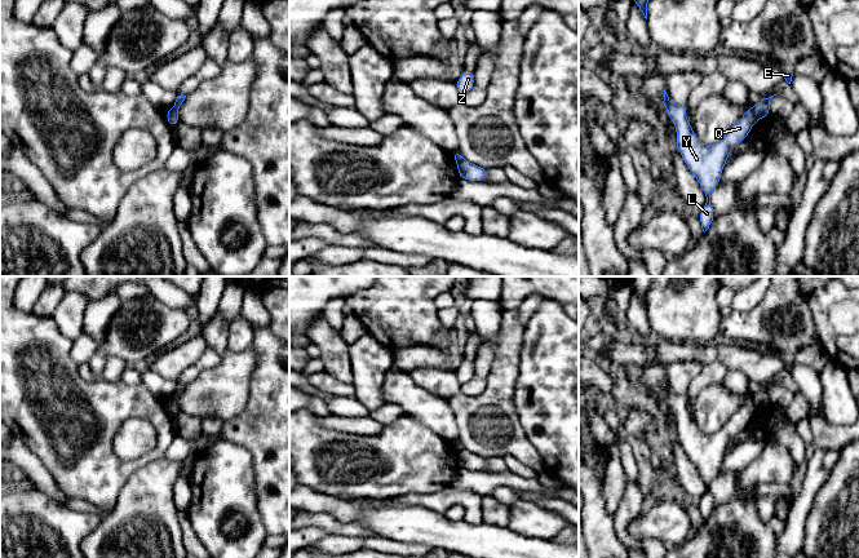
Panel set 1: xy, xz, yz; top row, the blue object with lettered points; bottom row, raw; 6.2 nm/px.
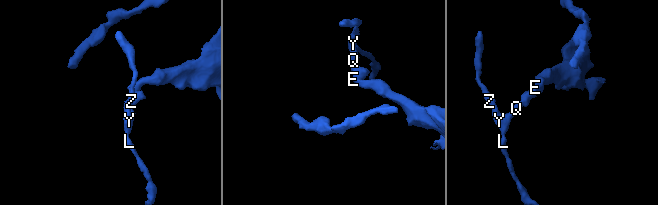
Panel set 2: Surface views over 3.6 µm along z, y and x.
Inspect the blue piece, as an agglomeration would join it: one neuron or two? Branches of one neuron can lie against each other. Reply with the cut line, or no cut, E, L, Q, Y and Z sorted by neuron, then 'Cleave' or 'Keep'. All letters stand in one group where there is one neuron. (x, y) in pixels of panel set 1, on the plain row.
Split along xy (169, 398), (178, 408). Groups: E / L Q Y Z. Cleave

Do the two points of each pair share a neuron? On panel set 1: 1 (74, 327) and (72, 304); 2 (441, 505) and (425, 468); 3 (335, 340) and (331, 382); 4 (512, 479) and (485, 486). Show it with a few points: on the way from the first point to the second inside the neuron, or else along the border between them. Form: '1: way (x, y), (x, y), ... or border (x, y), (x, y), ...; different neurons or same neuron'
1: way (72, 322), (72, 309); same neuron
2: border (448, 485), (433, 492), (406, 495); different neurons
3: border (323, 370), (339, 380), (351, 384); different neurons
4: way (505, 479), (491, 482); same neuron

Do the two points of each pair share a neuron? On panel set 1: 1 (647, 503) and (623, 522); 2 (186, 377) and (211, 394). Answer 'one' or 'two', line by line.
1: two
2: two

